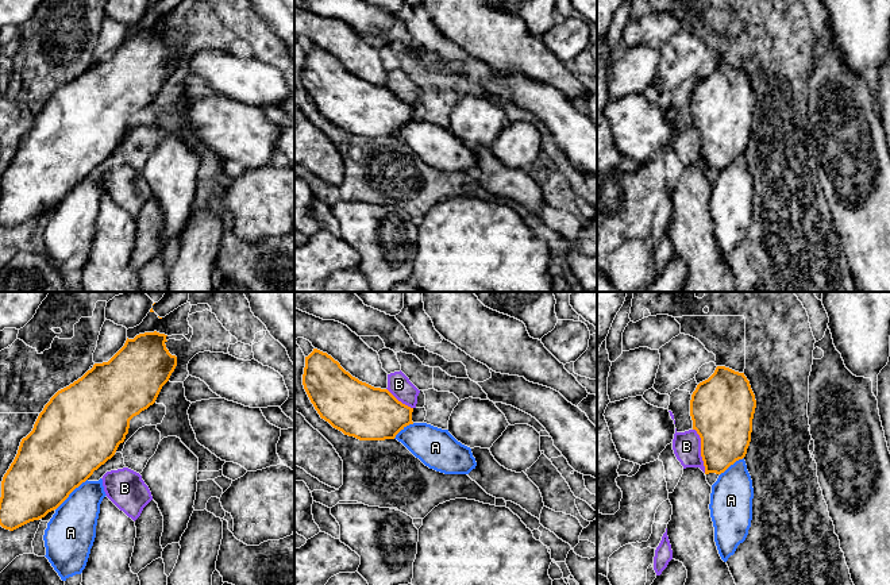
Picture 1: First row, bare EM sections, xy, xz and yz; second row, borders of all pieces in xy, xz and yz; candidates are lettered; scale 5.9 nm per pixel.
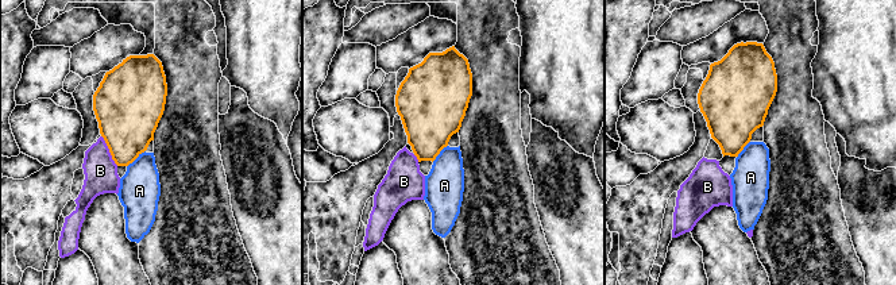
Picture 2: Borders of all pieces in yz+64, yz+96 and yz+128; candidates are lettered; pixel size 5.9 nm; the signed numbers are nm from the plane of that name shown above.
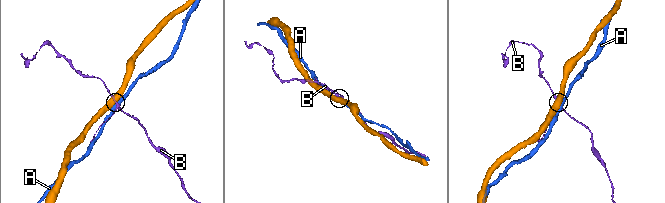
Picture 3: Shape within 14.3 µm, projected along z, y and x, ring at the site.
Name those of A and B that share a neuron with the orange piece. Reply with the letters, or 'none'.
A

